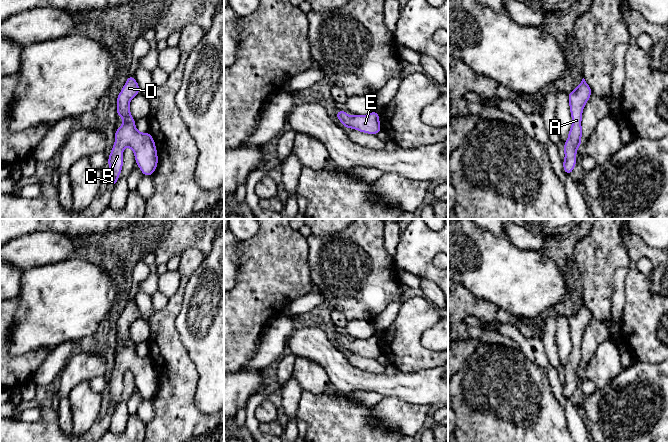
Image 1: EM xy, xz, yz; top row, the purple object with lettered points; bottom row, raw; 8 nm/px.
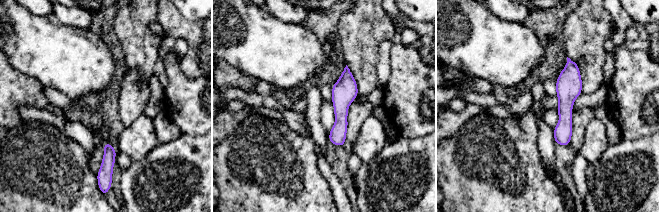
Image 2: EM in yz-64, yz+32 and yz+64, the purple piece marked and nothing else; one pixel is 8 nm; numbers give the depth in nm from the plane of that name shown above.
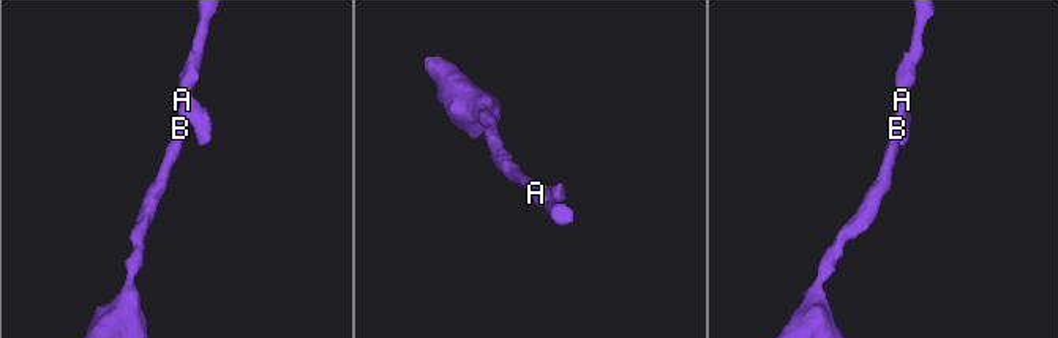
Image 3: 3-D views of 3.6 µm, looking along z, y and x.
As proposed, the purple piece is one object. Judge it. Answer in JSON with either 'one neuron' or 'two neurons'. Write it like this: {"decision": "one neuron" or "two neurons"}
{"decision": "one neuron"}

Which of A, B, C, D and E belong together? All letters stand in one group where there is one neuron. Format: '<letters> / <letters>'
A B C D E

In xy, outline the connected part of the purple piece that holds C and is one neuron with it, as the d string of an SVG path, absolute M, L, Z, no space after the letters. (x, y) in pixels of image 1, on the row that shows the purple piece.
M130 74L125 85L120 91L117 100L116 113L124 123L115 130L115 143L108 156L110 174L108 181L110 186L115 187L123 168L123 150L130 147L134 152L136 164L143 176L153 175L158 165L157 148L152 135L140 133L135 126L135 119L130 113L130 101L140 93L140 87Z

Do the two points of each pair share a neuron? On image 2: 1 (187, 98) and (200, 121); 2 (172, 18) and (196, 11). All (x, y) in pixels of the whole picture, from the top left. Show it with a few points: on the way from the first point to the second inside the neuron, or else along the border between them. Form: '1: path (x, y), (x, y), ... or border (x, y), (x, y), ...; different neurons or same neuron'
1: path (193, 104), (196, 107), (197, 115); same neuron
2: border (177, 10), (188, 19), (201, 20); different neurons

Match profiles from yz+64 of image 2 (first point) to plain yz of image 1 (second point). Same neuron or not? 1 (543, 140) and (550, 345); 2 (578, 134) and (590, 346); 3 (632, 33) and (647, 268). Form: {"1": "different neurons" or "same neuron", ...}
{"1": "same neuron", "2": "same neuron", "3": "same neuron"}

